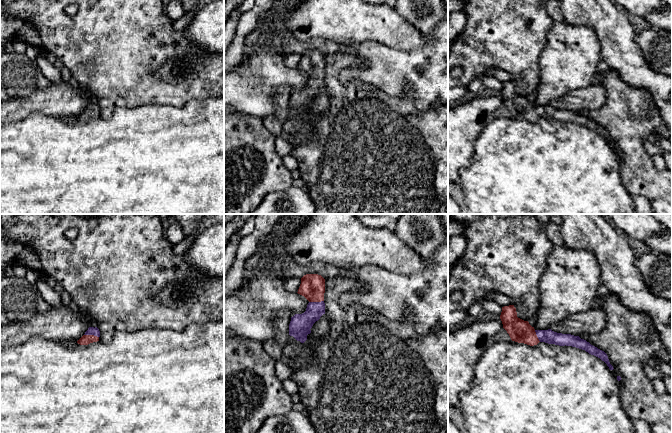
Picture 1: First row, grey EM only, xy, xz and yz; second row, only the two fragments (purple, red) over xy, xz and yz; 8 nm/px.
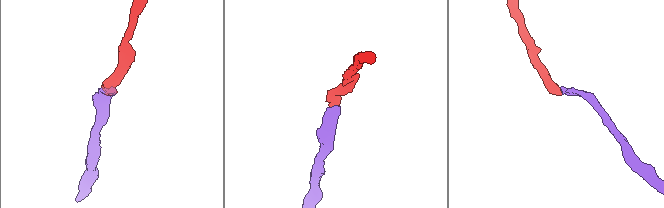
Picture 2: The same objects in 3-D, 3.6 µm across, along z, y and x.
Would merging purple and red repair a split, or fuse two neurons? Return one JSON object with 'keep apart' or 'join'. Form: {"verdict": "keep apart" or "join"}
{"verdict": "join"}

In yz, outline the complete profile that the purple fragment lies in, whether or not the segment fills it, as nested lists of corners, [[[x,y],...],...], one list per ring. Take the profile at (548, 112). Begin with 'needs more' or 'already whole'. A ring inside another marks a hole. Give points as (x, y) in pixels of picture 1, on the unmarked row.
needs more | [[[514,81],[502,83],[500,95],[502,97],[503,104],[507,107],[512,117],[524,119],[530,122],[537,121],[539,118],[545,118],[559,122],[566,121],[576,123],[600,134],[607,140],[610,146],[614,145],[604,127],[591,121],[579,112],[557,109],[551,105],[535,106],[528,97],[524,97],[517,93]]]

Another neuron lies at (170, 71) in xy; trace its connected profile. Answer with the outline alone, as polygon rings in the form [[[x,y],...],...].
[[[168,60],[163,63],[156,70],[154,76],[167,82],[178,82],[180,79],[188,77],[184,71],[184,66],[174,60]]]

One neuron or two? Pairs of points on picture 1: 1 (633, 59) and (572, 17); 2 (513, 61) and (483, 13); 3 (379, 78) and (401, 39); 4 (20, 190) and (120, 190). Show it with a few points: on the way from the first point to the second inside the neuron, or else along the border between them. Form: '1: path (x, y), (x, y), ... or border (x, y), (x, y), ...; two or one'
1: path (618, 44), (591, 17), (587, 17); one
2: path (513, 49), (489, 25); one
3: border (373, 42), (400, 49), (419, 47); two
4: path (45, 190), (95, 190); one

